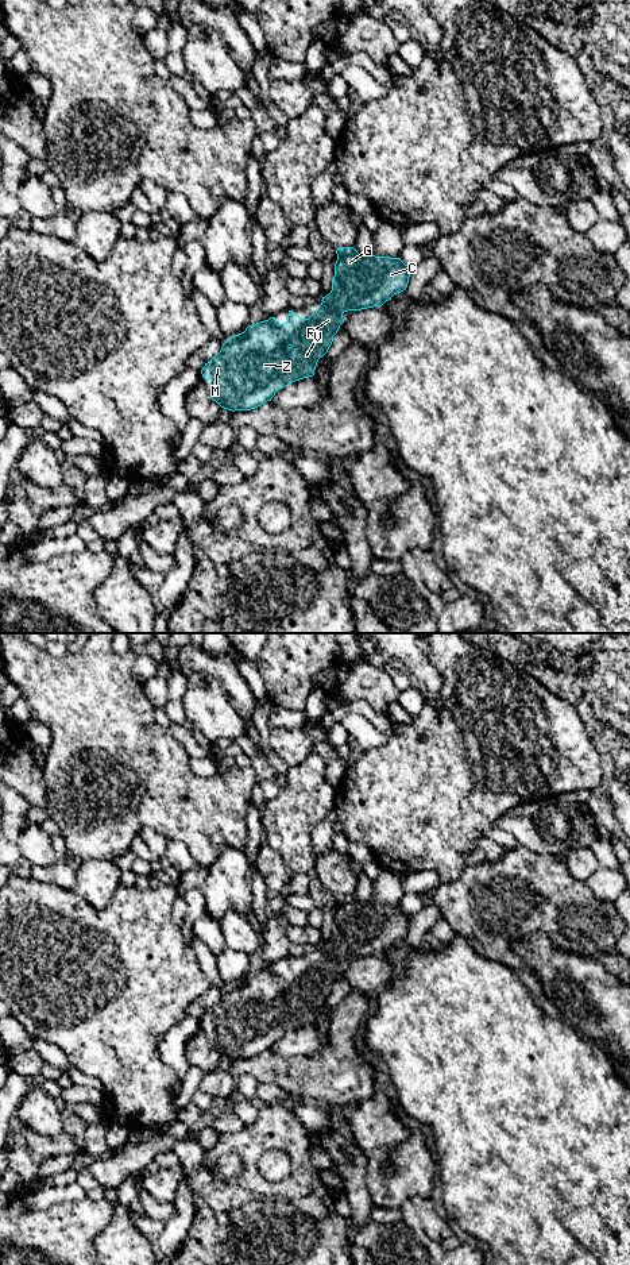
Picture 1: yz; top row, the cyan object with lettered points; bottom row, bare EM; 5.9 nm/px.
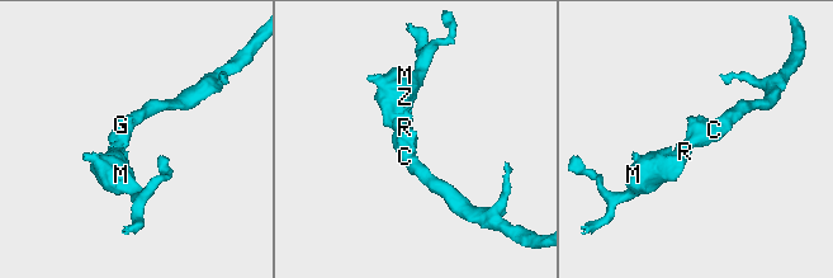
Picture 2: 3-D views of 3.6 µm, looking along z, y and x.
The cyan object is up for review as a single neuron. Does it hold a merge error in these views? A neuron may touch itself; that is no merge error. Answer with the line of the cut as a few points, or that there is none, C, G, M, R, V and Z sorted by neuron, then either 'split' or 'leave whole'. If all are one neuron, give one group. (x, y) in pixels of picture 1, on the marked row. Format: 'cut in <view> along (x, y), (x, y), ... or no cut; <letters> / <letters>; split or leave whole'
no cut; C G M R V Z; leave whole

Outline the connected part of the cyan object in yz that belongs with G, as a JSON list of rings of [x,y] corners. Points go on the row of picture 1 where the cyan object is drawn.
[[[353,247],[336,250],[332,290],[322,297],[321,305],[309,319],[301,319],[289,311],[287,321],[278,324],[275,317],[248,325],[244,332],[229,338],[201,370],[205,381],[213,381],[213,396],[221,408],[228,410],[251,410],[271,401],[275,393],[304,378],[314,375],[322,358],[344,323],[343,313],[382,306],[397,293],[407,288],[410,266],[401,258],[359,254]]]

